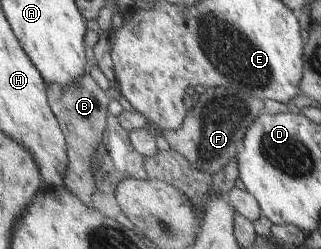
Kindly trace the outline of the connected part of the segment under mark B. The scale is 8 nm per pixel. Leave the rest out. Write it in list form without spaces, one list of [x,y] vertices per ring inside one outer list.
[[[84,72],[73,88],[67,88],[66,85],[46,83],[46,94],[50,108],[56,116],[56,120],[61,123],[62,130],[65,131],[65,137],[68,142],[69,161],[62,178],[66,190],[70,190],[74,196],[82,199],[88,206],[93,206],[92,196],[98,192],[94,174],[92,174],[92,155],[98,148],[102,139],[101,133],[105,131],[108,113],[108,101],[110,100],[107,92],[104,92],[92,74]]]

